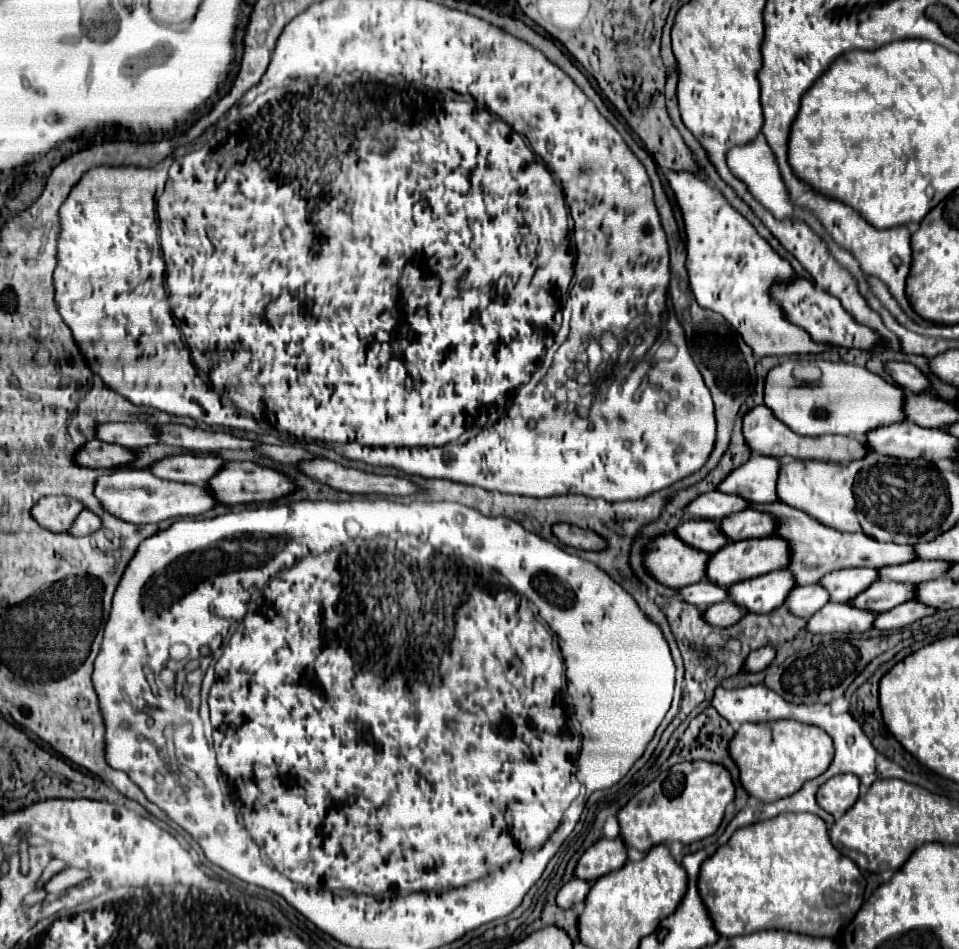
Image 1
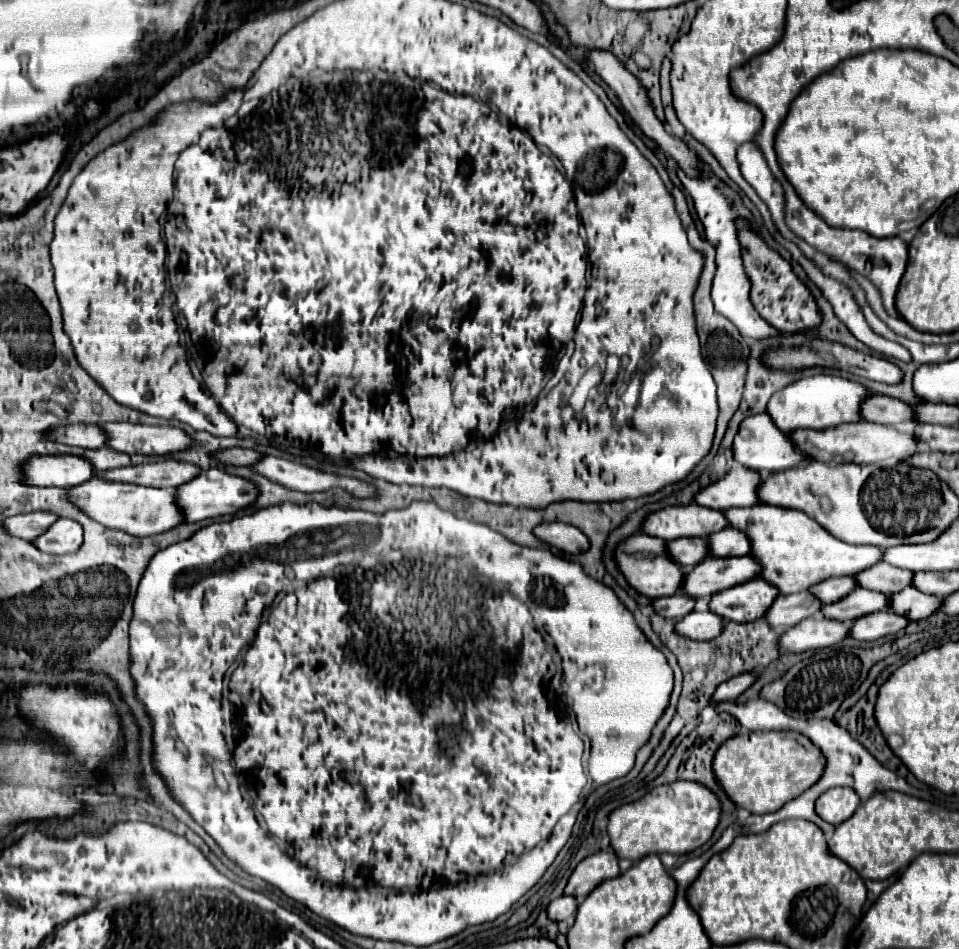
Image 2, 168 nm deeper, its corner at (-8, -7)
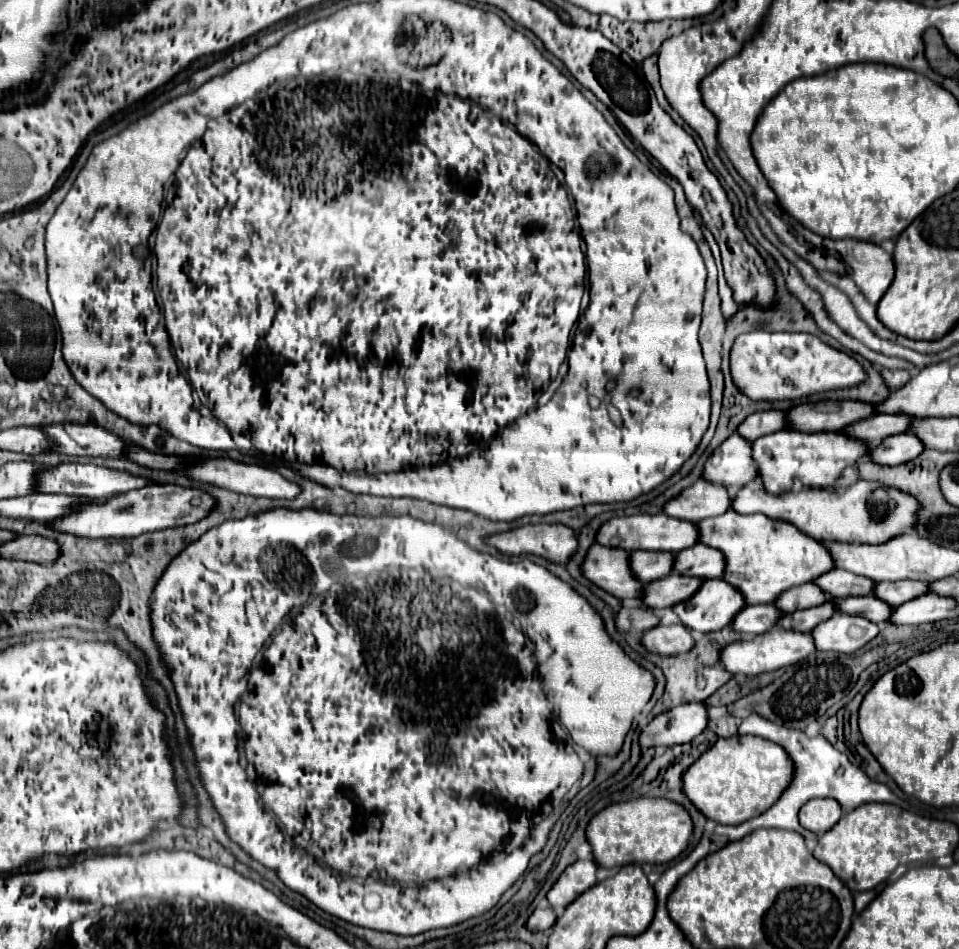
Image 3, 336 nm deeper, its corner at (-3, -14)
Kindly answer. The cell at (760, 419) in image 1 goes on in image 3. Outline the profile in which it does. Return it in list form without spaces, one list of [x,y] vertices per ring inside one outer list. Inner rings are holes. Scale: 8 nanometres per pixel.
[[[740,433],[730,435],[706,461],[704,479],[728,487],[728,494],[734,498],[752,479],[756,479],[756,461],[752,459],[752,441]]]

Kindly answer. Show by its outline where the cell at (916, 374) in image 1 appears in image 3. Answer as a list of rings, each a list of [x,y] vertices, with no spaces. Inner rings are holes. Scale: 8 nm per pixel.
[[[752,331],[748,335],[740,335],[730,353],[730,373],[736,387],[756,401],[798,399],[820,391],[854,387],[866,381],[866,373],[854,357],[808,333]]]

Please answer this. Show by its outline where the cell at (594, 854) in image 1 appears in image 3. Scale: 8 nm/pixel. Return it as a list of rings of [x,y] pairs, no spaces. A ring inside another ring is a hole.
[[[576,861],[560,875],[560,879],[554,883],[554,887],[548,891],[548,901],[552,909],[558,913],[558,917],[566,911],[566,907],[580,897],[584,891],[596,885],[596,861]]]

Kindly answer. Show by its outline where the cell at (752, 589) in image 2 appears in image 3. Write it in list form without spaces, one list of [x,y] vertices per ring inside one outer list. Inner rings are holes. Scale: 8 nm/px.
[[[708,579],[694,597],[674,605],[674,611],[694,633],[708,633],[728,627],[744,605],[744,595],[730,583],[724,583],[724,579]]]

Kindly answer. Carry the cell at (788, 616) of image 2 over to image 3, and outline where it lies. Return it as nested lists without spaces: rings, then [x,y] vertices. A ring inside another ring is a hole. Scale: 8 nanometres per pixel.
[[[768,603],[768,605],[752,605],[752,607],[744,607],[740,611],[740,615],[736,615],[736,619],[732,621],[732,627],[736,631],[740,631],[742,635],[762,635],[766,631],[770,631],[772,627],[778,625],[778,621],[784,617],[784,613]]]

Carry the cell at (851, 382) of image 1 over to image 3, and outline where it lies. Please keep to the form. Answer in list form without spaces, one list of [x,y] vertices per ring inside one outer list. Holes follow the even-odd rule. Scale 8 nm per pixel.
[[[766,409],[748,415],[738,427],[738,433],[748,441],[756,441],[760,435],[770,435],[776,431],[788,429],[788,411],[786,409]]]

